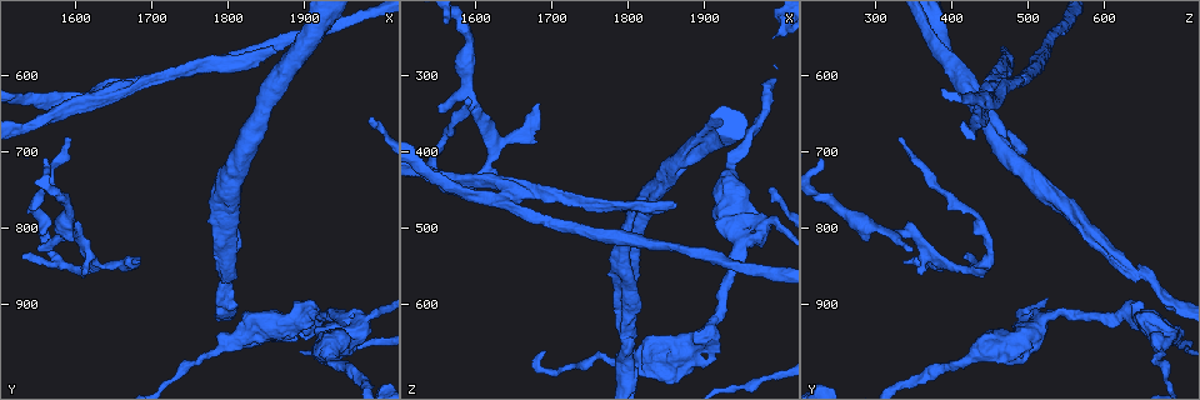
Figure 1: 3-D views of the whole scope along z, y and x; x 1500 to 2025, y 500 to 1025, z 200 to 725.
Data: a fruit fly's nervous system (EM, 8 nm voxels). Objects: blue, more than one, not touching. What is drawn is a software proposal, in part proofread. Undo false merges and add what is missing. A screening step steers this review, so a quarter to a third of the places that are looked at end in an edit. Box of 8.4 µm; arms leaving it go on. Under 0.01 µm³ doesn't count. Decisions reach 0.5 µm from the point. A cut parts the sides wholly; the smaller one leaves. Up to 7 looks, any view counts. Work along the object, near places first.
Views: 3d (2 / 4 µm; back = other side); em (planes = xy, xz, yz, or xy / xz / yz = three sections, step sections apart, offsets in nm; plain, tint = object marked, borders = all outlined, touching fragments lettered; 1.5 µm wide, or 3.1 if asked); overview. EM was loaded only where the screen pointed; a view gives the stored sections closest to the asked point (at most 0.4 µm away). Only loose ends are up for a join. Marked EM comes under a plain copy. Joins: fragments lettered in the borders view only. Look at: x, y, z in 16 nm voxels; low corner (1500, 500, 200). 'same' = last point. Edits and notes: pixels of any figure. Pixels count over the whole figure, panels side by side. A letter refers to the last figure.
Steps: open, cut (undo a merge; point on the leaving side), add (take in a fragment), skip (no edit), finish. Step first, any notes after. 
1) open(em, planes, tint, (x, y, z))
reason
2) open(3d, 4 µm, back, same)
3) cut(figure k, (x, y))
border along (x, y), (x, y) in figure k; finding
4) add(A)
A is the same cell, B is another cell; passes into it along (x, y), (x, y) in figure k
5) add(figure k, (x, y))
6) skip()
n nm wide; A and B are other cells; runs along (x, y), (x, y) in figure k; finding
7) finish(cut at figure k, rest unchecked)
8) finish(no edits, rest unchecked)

open(3d, 2 µm, (1645, 625, 450))
two arms at a narrow angle

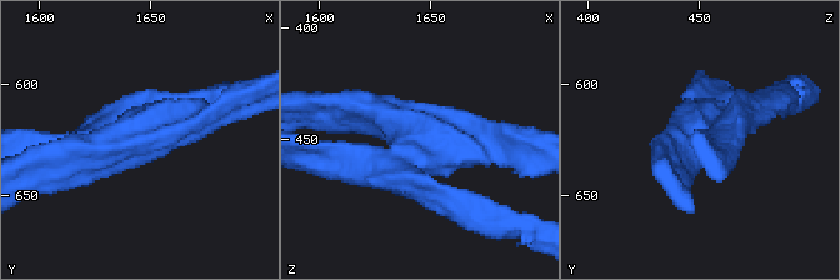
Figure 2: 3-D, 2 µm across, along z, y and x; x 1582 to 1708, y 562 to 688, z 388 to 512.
open(em, planes, tint, (1642, 621, 451))

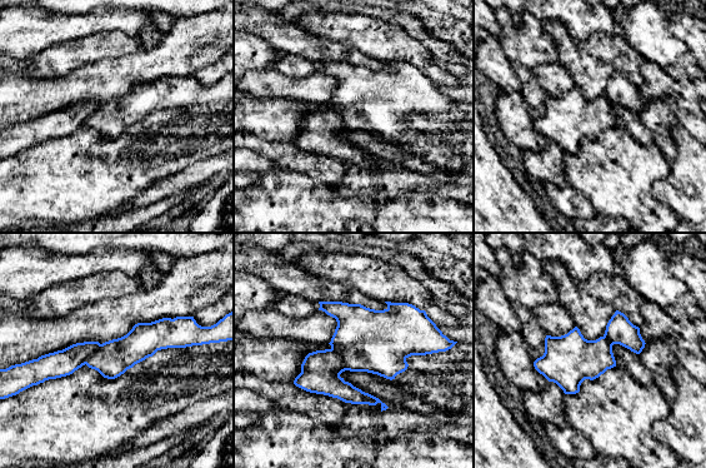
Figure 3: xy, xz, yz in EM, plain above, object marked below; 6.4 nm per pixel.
open(em, planes, borders, same)
what lies round it

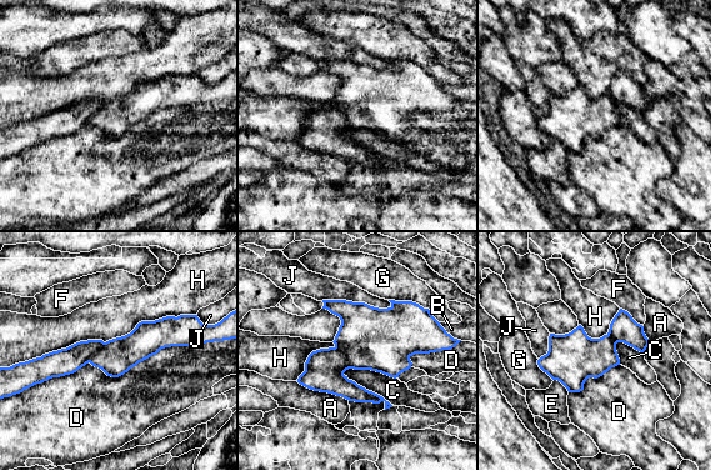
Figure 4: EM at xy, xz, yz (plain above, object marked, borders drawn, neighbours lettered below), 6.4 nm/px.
cut(figure 4, (369, 338))
H touches over 1100 nm; A, B, C, D, E, F, G, H and J are other cells; border along (334, 348), (351, 368) in figure 4; a second cell is stuck on

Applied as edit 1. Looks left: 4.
open(3d, 2 µm, (1590, 680, 330))
end of a long branch

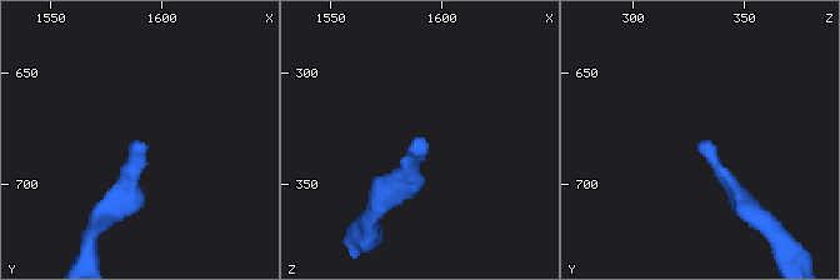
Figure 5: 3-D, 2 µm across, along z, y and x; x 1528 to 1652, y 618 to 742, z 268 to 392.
open(em, xz, step 4, tint, (1591, 682, 329))
shape alone is not enough

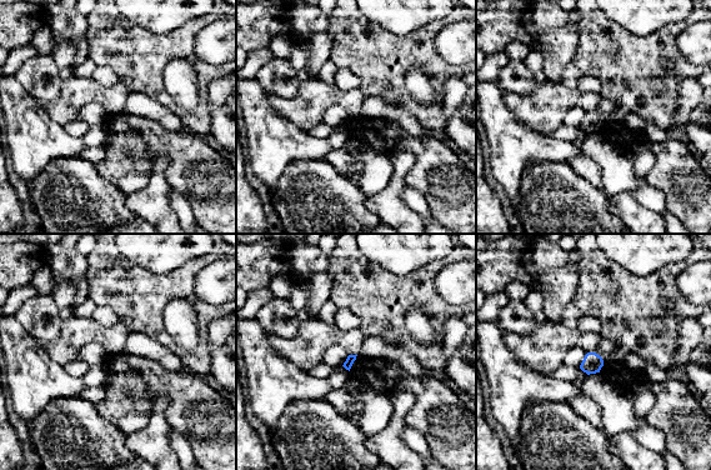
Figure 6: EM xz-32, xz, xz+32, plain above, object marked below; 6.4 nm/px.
open(em, planes, borders, same)

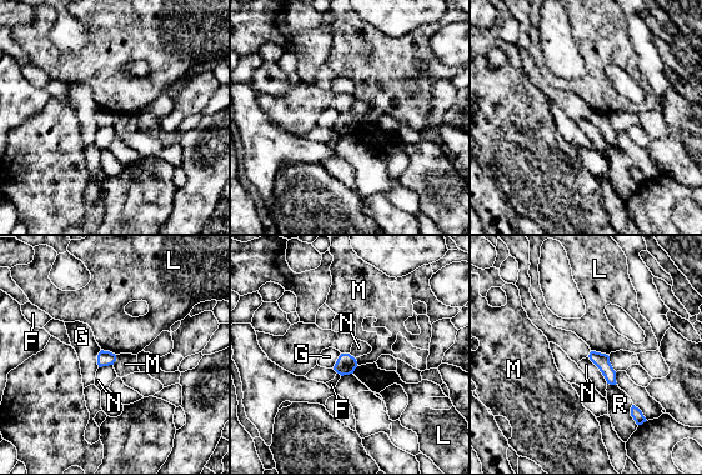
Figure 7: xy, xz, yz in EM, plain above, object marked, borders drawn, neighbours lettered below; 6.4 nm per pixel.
skip()
F, G, L, M, N and R are other cells; border along (588, 356), (607, 383) in figure 7; no lettered fragment goes on from it

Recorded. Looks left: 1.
finish(cut at figure 4, rest unchecked)

